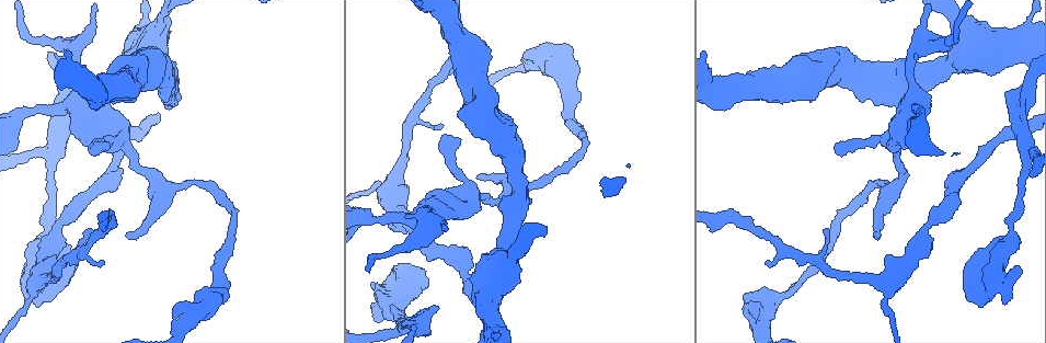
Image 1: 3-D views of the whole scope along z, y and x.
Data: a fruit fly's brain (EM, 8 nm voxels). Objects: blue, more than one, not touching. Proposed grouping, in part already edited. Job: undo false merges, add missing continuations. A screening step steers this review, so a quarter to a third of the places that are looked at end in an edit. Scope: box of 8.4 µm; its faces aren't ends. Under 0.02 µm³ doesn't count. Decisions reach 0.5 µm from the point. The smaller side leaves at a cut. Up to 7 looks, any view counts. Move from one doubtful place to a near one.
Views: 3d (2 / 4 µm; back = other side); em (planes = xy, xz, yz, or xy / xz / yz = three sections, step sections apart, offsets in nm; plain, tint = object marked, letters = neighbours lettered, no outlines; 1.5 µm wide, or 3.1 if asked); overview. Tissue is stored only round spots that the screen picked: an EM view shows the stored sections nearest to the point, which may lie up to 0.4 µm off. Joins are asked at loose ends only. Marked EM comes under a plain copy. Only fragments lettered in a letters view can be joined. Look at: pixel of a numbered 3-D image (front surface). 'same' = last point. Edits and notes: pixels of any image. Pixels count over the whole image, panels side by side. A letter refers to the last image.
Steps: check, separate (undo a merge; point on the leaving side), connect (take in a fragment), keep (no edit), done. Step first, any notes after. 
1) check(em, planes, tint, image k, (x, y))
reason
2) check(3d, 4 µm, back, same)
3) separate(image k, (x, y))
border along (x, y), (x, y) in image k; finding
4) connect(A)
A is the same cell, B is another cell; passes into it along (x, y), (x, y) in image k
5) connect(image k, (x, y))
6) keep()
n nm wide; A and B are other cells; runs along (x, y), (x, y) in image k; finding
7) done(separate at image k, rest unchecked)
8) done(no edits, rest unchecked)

check(3d, 4 µm, image 1, (48, 231))
sudden change in width

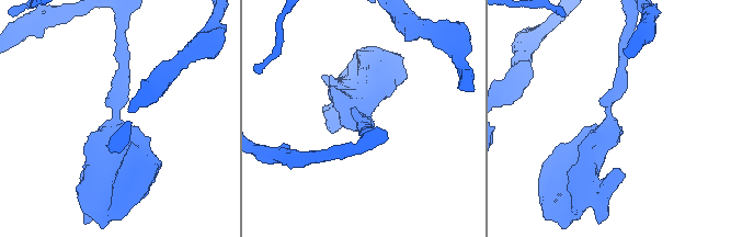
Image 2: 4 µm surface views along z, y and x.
check(em, xy, step 8, letters, image 2, (361, 115))
arms of 220, 400 nm

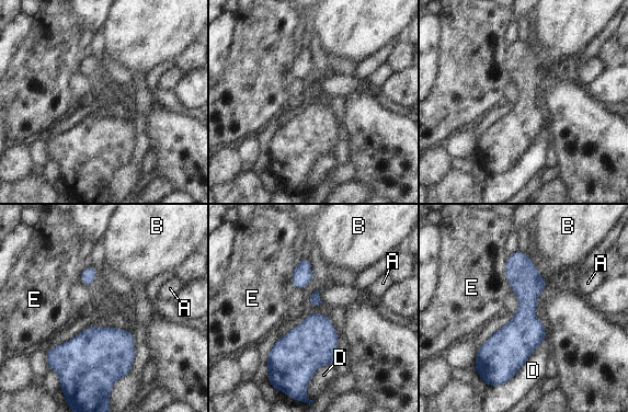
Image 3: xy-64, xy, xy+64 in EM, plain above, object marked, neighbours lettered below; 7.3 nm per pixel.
check(em, planes, letters, same)

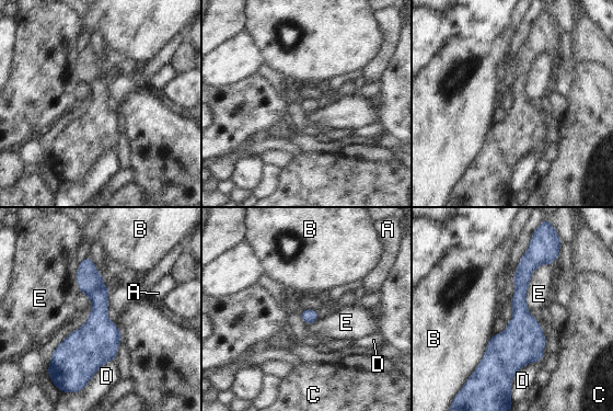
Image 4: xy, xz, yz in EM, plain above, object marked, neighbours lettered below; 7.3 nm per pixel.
keep()
110 nm wide; A, B, C, D and E are other cells; border along (551, 264), (532, 273), (528, 309) in image 4; all the same neuron

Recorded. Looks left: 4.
check(3d, 4 µm, image 1, (96, 155))

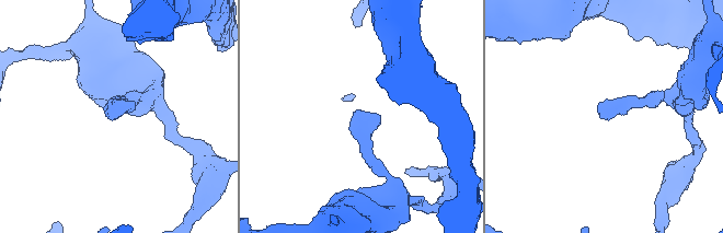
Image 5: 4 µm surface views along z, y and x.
check(em, planes, letters, image 5, (113, 119))

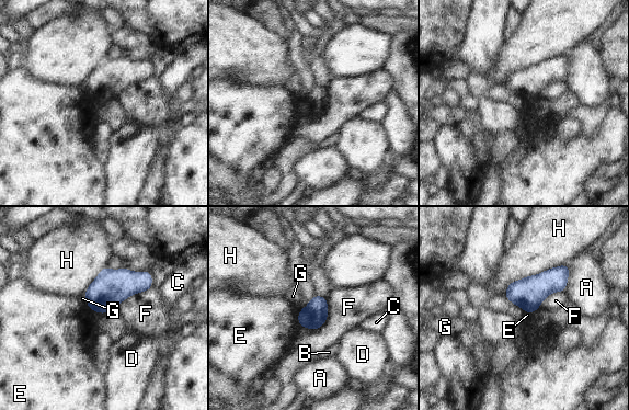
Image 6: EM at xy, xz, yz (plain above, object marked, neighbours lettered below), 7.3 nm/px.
keep()
A, B, C, D, E, F, G and H are other cells; border along (299, 310), (298, 325) in image 6; none of them fits

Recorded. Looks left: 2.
check(em, xy, step 8, letters, image 1, (1002, 302))
stops while still wide

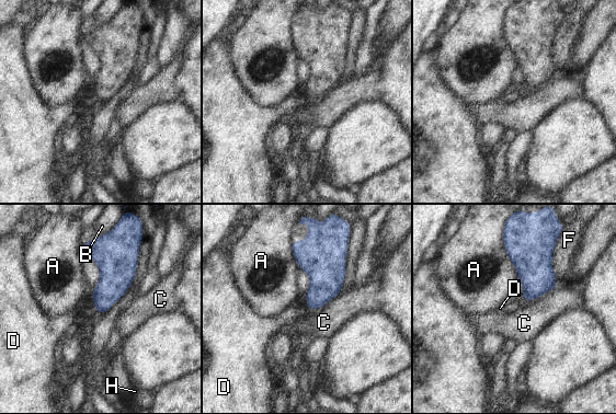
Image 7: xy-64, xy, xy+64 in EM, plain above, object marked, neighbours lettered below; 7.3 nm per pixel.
keep()
A, B, C, D, F and H are other cells; border along (106, 233), (95, 238) in image 7; no lettered fragment goes on from it

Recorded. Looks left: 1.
done(no edits, rest unchecked)

